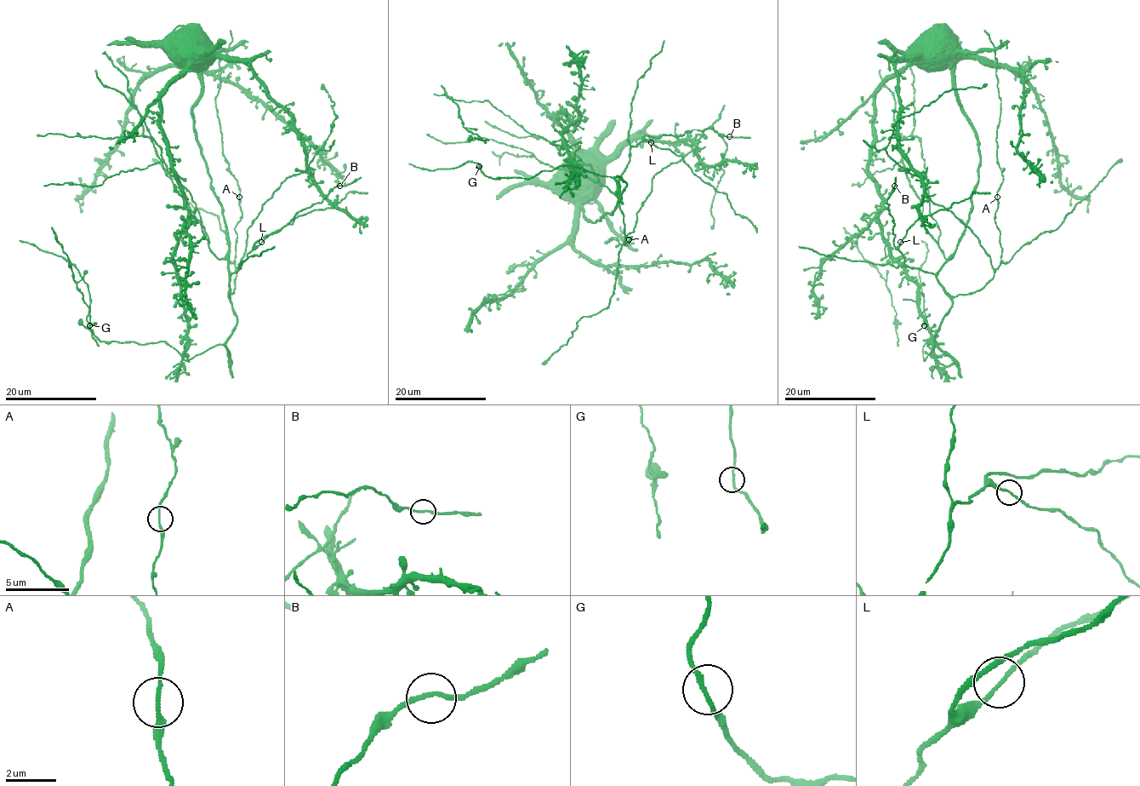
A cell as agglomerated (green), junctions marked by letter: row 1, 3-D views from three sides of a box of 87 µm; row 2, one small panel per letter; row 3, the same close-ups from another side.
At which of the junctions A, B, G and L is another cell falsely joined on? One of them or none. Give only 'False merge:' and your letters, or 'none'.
False merge: none

